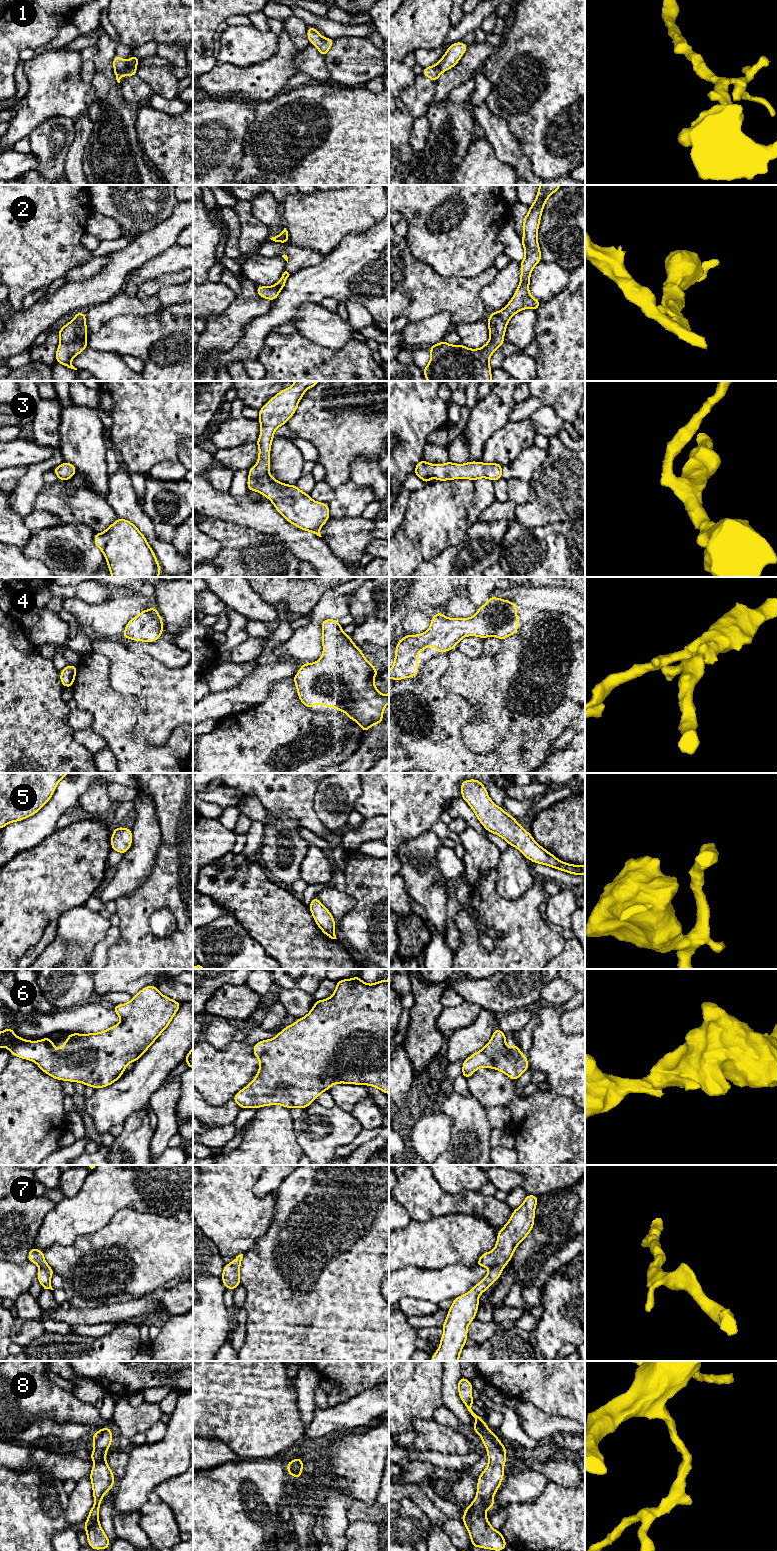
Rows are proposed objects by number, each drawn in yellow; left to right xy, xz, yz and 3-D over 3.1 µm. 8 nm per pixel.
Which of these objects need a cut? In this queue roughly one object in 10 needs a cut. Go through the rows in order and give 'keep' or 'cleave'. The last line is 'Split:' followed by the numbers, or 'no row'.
1: keep
2: keep
3: keep
4: keep
5: keep
6: keep
7: keep
8: keep
Split: no row

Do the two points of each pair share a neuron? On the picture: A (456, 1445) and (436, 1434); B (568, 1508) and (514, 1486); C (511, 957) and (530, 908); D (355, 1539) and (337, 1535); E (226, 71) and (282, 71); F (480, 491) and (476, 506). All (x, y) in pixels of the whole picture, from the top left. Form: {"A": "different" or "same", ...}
{"A": "same", "B": "different", "C": "same", "D": "different", "E": "same", "F": "same"}

